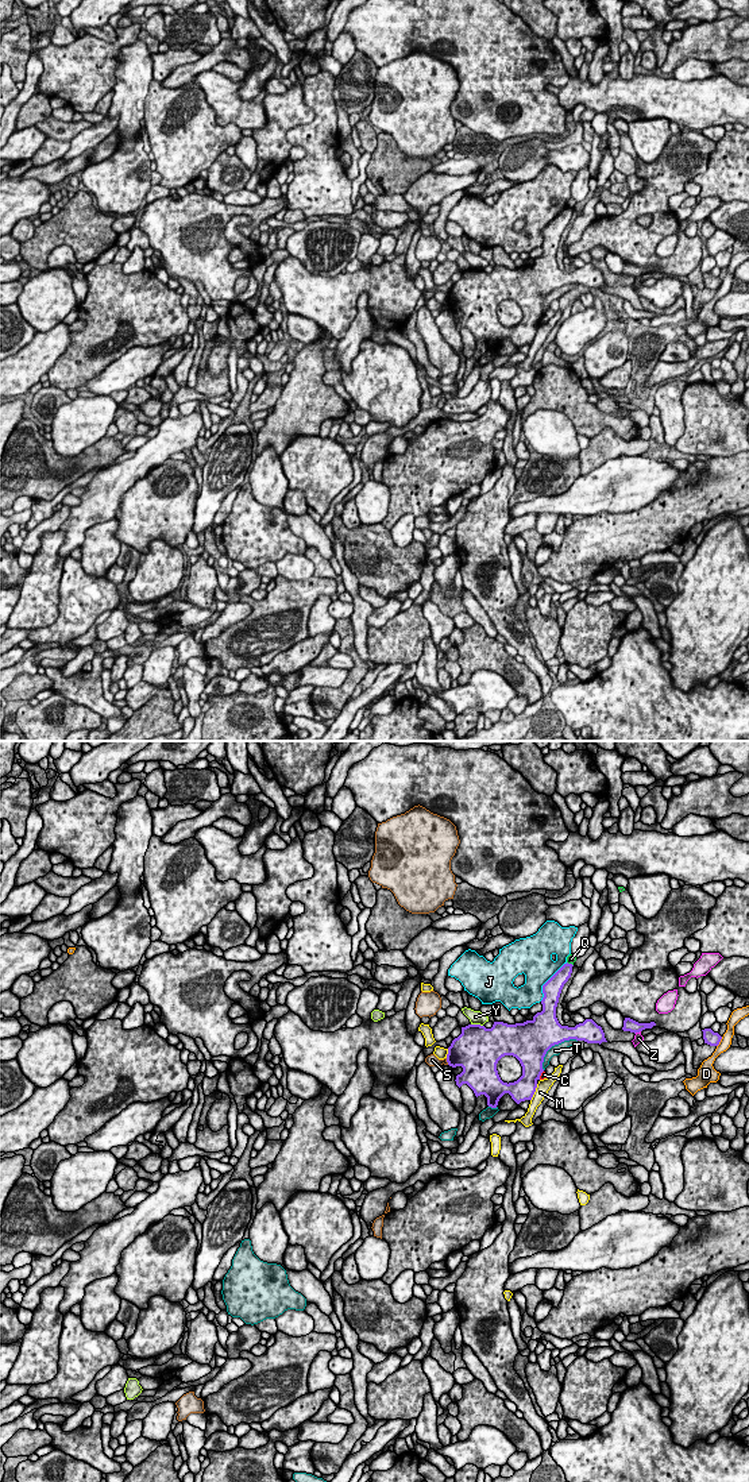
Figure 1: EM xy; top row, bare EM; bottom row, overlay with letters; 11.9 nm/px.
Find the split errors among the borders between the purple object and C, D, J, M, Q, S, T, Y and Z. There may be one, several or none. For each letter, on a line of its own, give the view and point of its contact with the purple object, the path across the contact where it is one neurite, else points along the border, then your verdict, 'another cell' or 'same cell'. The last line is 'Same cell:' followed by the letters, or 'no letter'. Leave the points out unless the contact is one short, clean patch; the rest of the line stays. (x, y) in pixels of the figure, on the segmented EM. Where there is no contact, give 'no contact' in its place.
C: contact xy (540, 1075); another cell
D: contact xy (719, 1041); another cell
J: contact xy (547, 981); another cell
M: contact xy (533, 1092); another cell
Q: contact xy (570, 964); border xy (567, 961), (572, 965); another cell
S: contact xy (447, 1061); another cell
T: contact xy (553, 1045); another cell
Y: contact xy (477, 1025); another cell
Z: contact xy (637, 1031); border xy (640, 1030), (634, 1033); another cell
Same cell: no letter

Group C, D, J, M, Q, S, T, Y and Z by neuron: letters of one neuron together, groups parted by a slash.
C S / D / J / M / Q / T / Y / Z

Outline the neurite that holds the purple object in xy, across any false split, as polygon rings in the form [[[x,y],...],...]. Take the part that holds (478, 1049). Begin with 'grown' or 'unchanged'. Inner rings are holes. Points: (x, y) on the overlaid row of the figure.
unchanged; [[[564,964],[544,985],[543,1011],[532,1020],[507,1024],[494,1022],[491,1028],[480,1024],[462,1027],[462,1034],[448,1047],[449,1066],[462,1066],[456,1085],[467,1084],[475,1096],[484,1095],[487,1105],[497,1108],[499,1099],[509,1093],[520,1104],[532,1100],[540,1080],[547,1051],[564,1041],[576,1039],[587,1043],[607,1042],[605,1033],[592,1019],[575,1027],[561,1026],[556,1007],[564,984],[572,973],[572,964]],[[505,1055],[516,1057],[522,1066],[522,1076],[514,1082],[503,1082],[497,1064]]]

